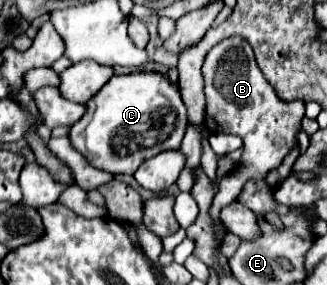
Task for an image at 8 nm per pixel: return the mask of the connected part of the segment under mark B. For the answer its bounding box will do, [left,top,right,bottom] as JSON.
[202,37,304,224]

